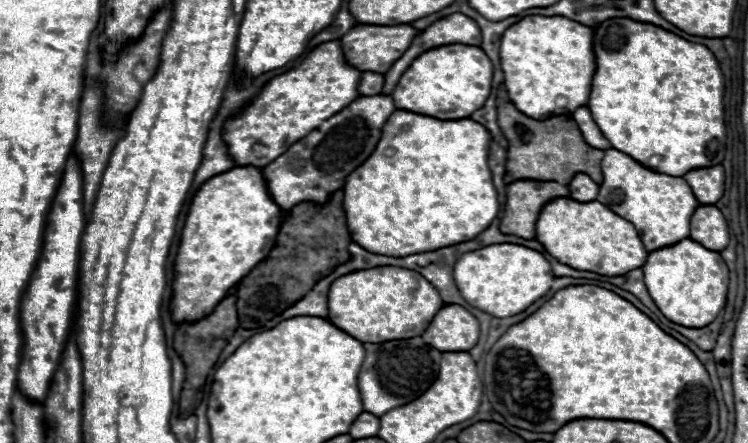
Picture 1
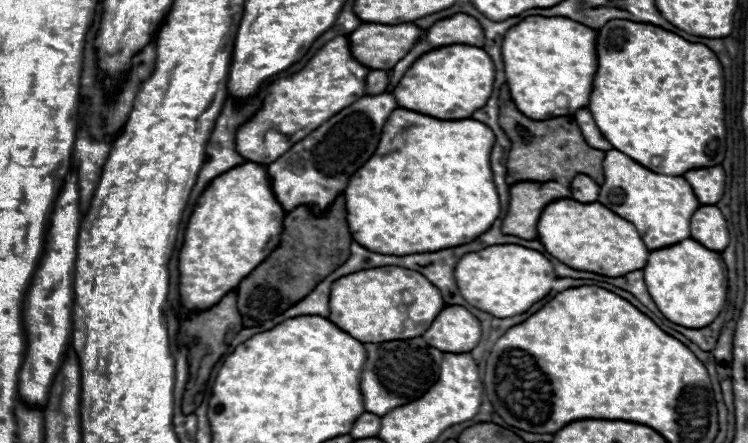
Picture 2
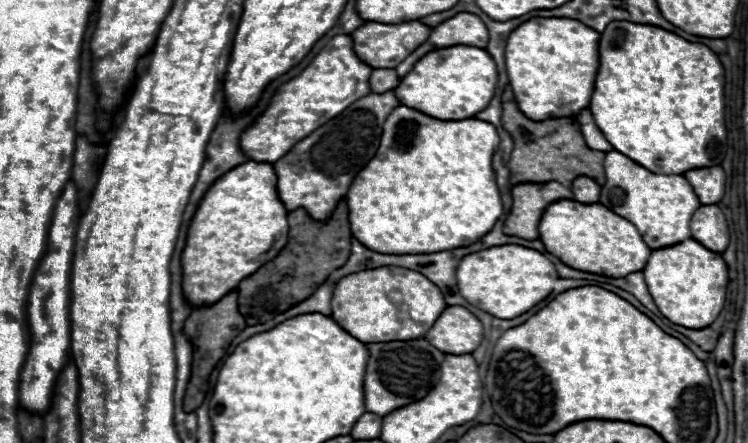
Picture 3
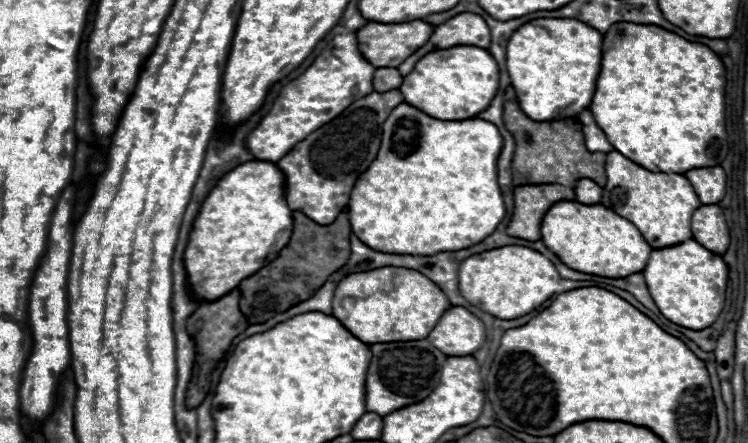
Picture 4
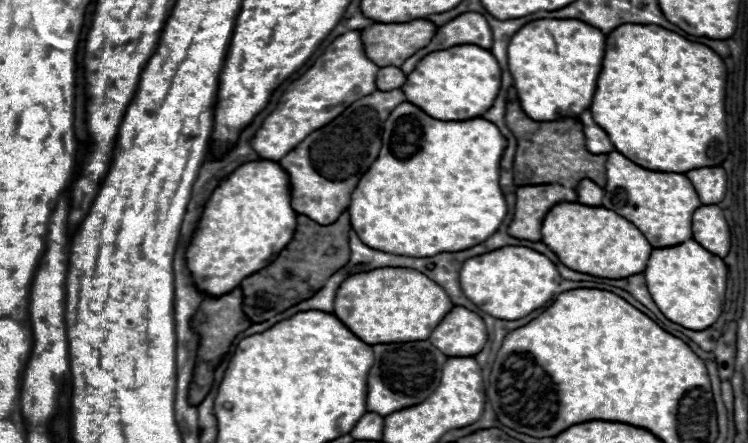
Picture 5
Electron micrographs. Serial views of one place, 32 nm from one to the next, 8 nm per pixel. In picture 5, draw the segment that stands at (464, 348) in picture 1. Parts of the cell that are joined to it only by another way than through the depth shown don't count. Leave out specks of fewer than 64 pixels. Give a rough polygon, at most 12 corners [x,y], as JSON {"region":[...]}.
{"region":[[454,306],[428,340],[446,356],[488,342],[478,314]]}

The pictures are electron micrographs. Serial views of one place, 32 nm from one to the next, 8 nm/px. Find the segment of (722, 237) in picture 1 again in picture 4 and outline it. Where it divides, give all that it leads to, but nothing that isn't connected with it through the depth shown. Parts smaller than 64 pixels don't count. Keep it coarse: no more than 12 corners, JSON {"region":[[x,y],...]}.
{"region":[[716,204],[692,214],[692,238],[726,254],[730,232]]}

